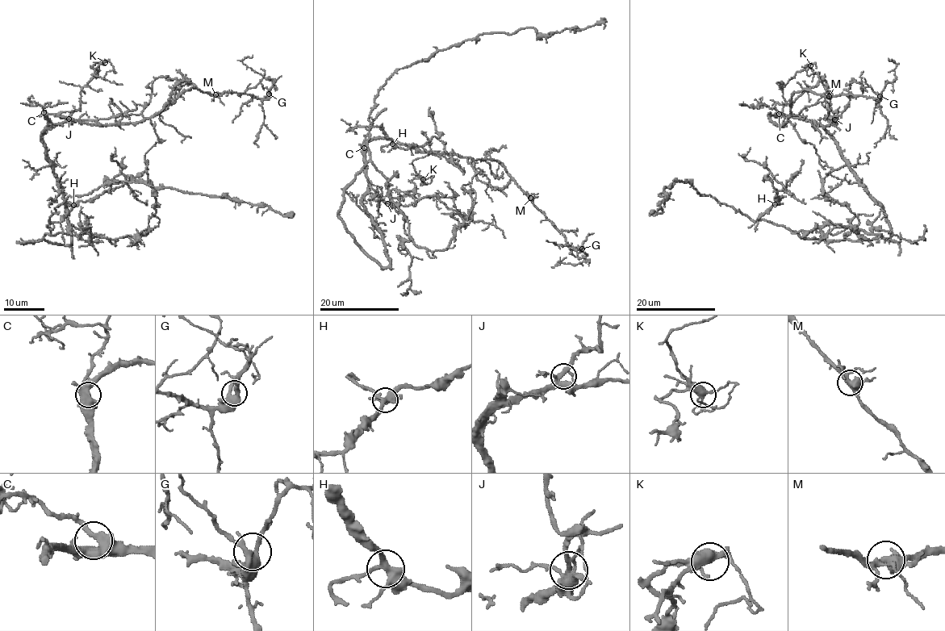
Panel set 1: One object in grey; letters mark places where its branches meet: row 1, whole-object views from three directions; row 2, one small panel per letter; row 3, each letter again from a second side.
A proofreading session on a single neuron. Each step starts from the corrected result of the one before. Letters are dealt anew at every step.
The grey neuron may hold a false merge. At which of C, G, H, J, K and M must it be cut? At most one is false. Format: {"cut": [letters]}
{"cut": []}

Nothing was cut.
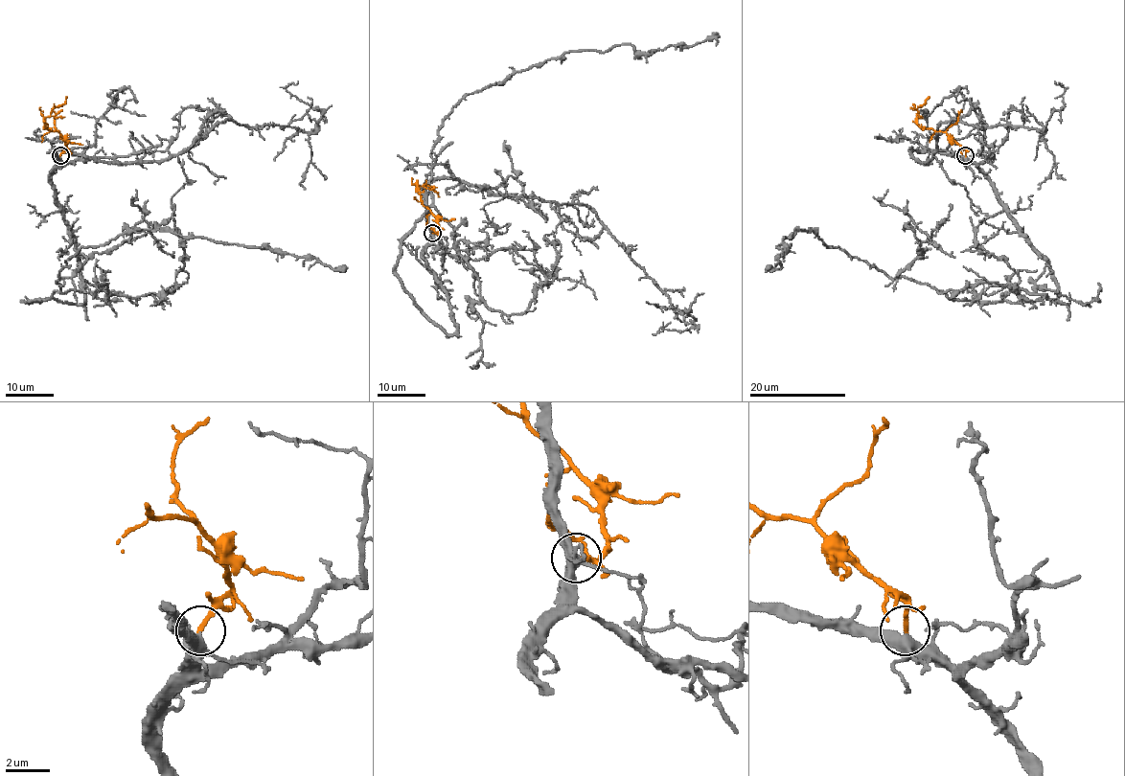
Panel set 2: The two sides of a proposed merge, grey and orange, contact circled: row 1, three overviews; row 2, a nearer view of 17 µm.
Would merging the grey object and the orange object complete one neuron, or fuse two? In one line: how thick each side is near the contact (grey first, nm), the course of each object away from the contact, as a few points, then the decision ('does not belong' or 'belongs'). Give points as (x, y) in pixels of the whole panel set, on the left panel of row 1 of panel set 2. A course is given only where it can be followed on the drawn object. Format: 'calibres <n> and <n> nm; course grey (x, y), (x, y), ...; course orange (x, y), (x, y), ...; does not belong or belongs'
calibres 320 and 200 nm; course grey (59, 155), (54, 200), (85, 301), (22, 301), (59, 290), (58, 273), (82, 246), (144, 230), (343, 268); course orange (59, 155), (67, 146), (66, 140), (57, 131), (48, 129), (45, 118), (54, 108), (61, 106), (67, 97); belongs

